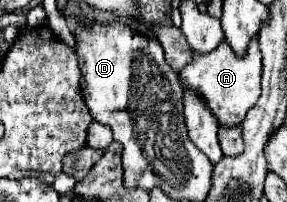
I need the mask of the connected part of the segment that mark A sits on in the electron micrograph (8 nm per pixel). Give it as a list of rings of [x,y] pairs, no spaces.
[[[252,38],[248,44],[246,56],[238,56],[226,40],[208,54],[192,52],[190,62],[180,72],[182,82],[188,88],[194,88],[202,94],[208,108],[212,108],[214,116],[218,118],[220,126],[234,126],[244,120],[244,114],[258,102],[260,98],[260,78],[262,78],[262,58],[258,48],[258,38]]]

